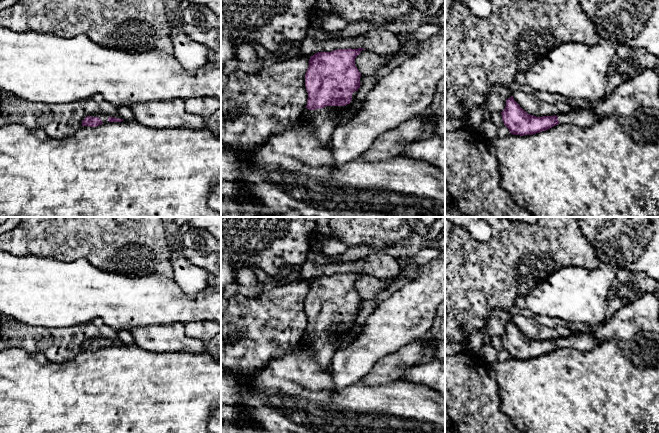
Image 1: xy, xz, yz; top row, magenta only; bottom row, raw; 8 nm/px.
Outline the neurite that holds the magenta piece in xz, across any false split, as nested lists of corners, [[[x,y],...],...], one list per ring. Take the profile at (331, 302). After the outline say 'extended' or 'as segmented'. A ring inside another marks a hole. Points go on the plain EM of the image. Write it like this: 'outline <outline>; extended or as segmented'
outline [[[363,272],[337,273],[318,276],[309,283],[305,298],[308,317],[306,334],[312,340],[310,351],[322,367],[330,366],[338,343],[331,339],[337,330],[350,328],[352,318],[360,312],[361,297],[355,290],[355,282]]]; extended

